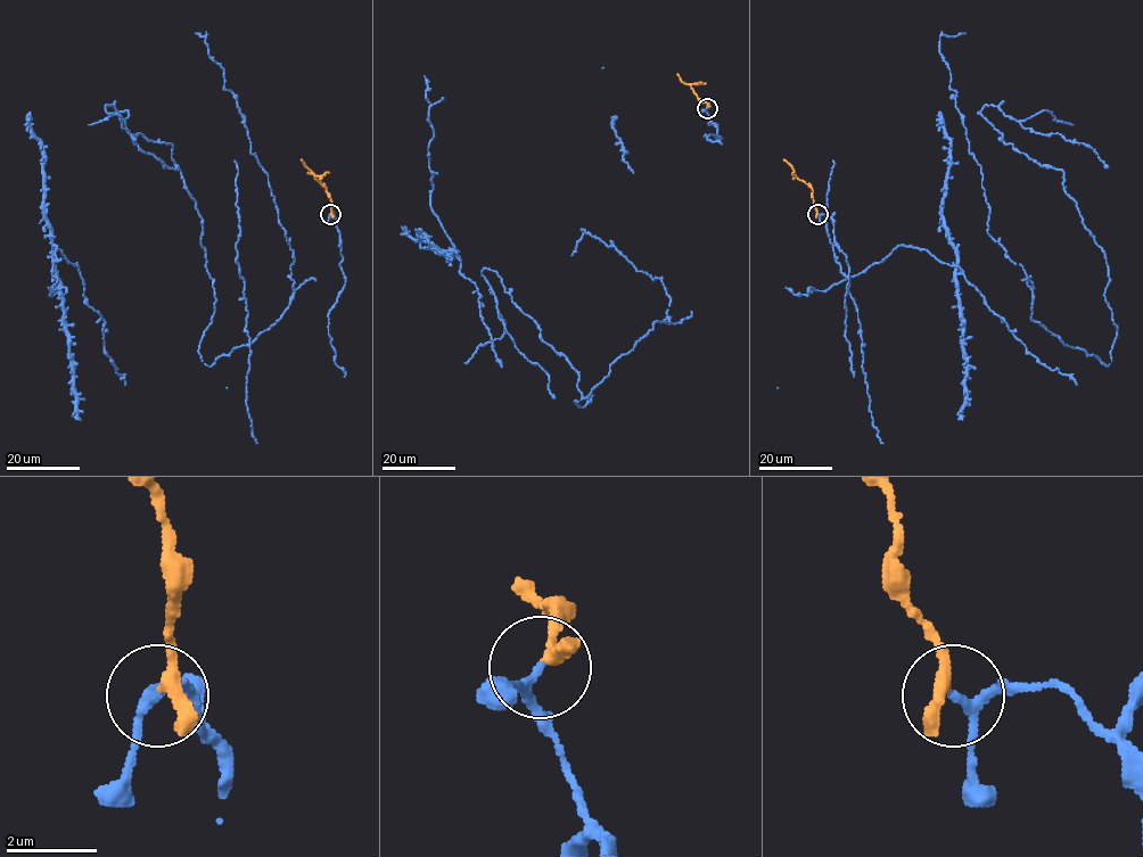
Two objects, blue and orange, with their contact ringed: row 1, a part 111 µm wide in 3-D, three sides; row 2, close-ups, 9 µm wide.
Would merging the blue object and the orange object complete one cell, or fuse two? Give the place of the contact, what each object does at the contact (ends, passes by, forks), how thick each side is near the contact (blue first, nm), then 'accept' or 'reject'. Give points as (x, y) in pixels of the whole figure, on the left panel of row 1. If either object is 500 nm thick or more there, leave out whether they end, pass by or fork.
at (330, 214); blue passes by; orange passes by; 170 nm thick on the blue side, 260 nm on the other; reject

